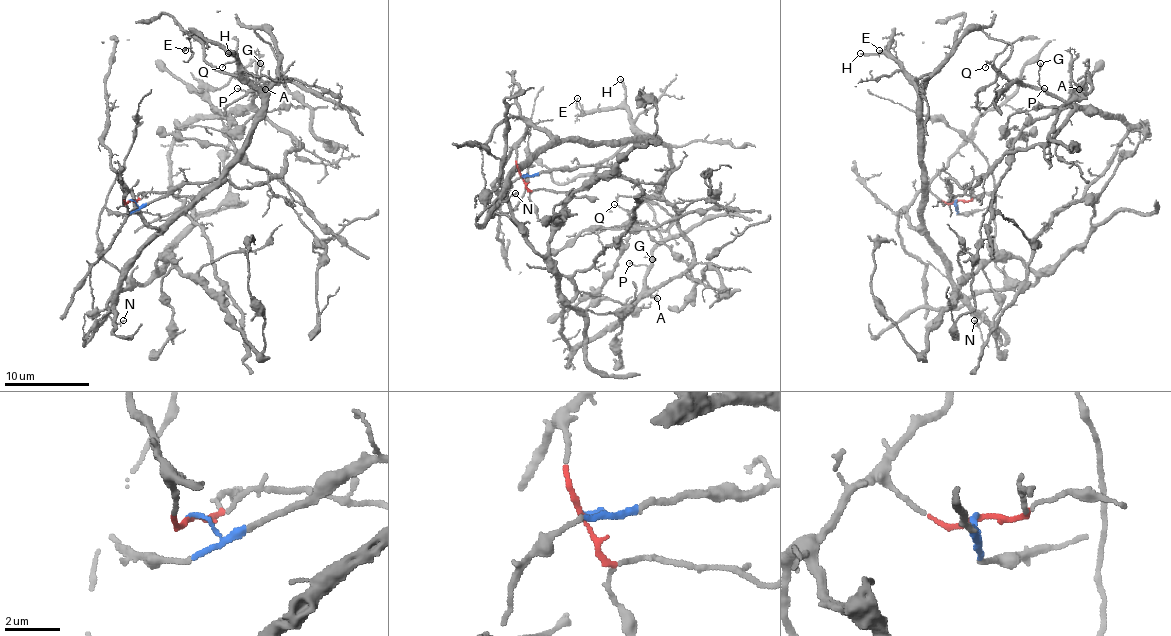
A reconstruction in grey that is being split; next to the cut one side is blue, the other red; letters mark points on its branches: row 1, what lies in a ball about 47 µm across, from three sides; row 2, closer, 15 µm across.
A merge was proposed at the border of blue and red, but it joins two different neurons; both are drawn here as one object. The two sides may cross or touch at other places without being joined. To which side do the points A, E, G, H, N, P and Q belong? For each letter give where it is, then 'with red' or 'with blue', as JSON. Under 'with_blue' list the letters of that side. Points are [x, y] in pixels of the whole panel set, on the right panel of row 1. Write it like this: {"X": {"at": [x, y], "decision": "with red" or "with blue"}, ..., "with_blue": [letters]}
{"A": {"at": [1079, 89], "decision": "with blue"}, "E": {"at": [879, 50], "decision": "with red"}, "G": {"at": [1040, 63], "decision": "with blue"}, "H": {"at": [860, 53], "decision": "with red"}, "N": {"at": [974, 320], "decision": "with red"}, "P": {"at": [1044, 88], "decision": "with blue"}, "Q": {"at": [985, 67], "decision": "with blue"}, "with_blue": ["A", "G", "P", "Q"]}

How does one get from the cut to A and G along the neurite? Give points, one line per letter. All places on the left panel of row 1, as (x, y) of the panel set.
A: (130, 200), (145, 206), (185, 183), (251, 187), (272, 179), (300, 145), (253, 103), (255, 86), (266, 90)
G: (130, 200), (145, 206), (185, 183), (226, 179), (251, 187), (285, 166), (300, 145), (253, 105), (260, 62)

